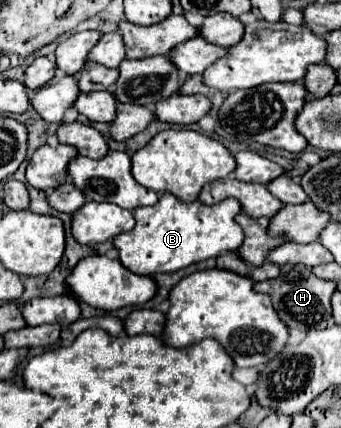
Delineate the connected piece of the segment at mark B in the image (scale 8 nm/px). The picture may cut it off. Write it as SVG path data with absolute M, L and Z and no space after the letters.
M164 192L154 206L142 206L134 210L134 230L116 236L114 246L120 250L120 262L134 274L154 276L158 272L176 272L194 262L238 250L244 234L234 218L240 212L242 206L234 198L226 198L208 206L200 204L200 200L186 204L176 196L170 196L170 192Z

